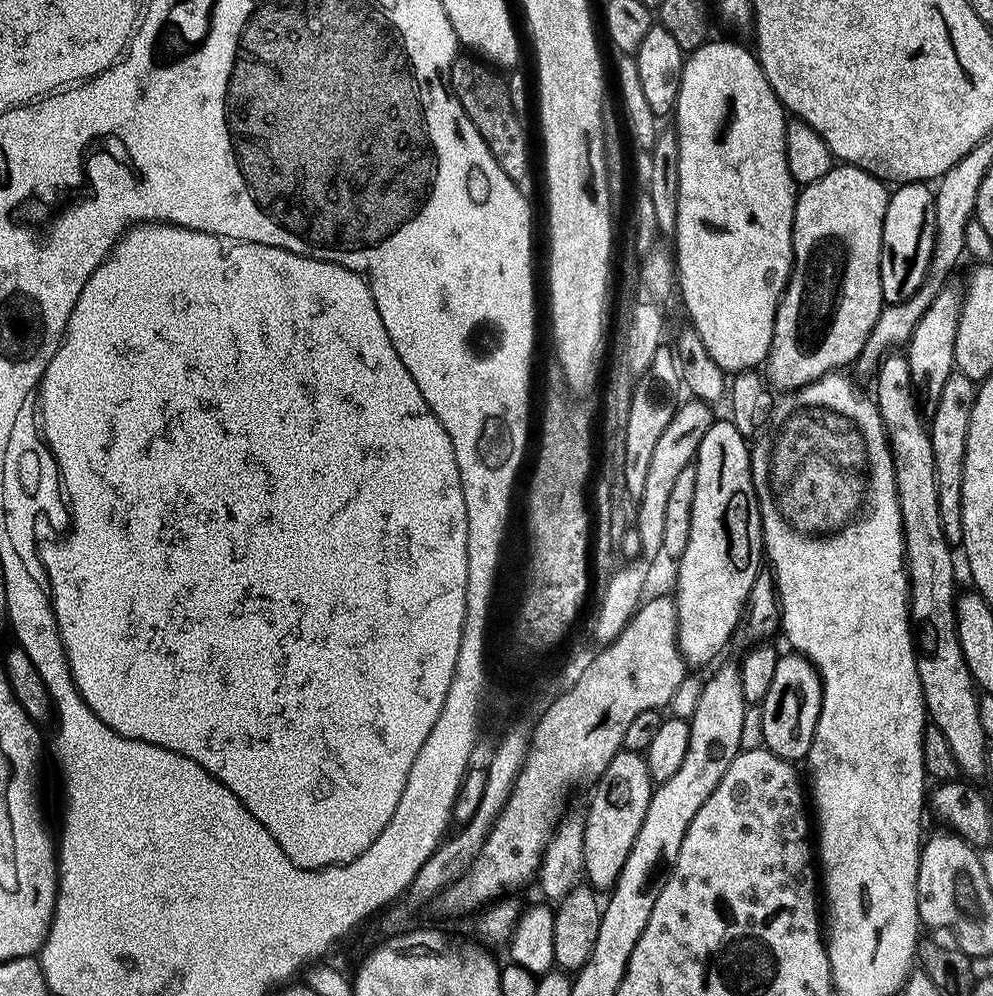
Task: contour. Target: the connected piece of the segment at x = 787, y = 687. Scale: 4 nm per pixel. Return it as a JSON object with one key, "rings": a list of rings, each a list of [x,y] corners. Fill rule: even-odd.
{"rings":[[[799,654],[781,655],[774,666],[774,678],[766,698],[758,705],[760,711],[760,736],[763,747],[789,762],[803,761],[807,757],[818,714],[822,706],[820,677],[815,668]]]}

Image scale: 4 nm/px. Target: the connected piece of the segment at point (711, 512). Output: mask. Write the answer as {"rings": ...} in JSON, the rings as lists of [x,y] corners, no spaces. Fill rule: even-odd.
{"rings":[[[717,419],[715,423],[709,426],[709,429],[702,434],[700,444],[697,446],[694,463],[696,466],[696,489],[694,490],[694,506],[692,507],[692,521],[690,522],[690,542],[686,542],[686,550],[680,556],[676,572],[676,593],[674,599],[676,602],[676,642],[680,646],[680,655],[684,657],[689,665],[708,664],[724,647],[728,644],[728,639],[734,636],[738,625],[746,611],[748,597],[752,595],[752,587],[761,575],[760,564],[762,568],[762,553],[764,551],[764,535],[760,525],[760,504],[756,500],[756,491],[752,481],[752,467],[750,466],[750,444],[746,437],[736,429],[731,419]]]}

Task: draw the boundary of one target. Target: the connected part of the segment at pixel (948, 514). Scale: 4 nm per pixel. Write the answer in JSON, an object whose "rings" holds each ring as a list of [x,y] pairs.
{"rings":[[[954,370],[946,380],[943,396],[931,413],[932,420],[930,416],[934,478],[938,482],[938,518],[942,522],[942,534],[946,534],[946,542],[953,546],[960,546],[964,543],[962,470],[966,458],[966,438],[970,430],[970,414],[972,413],[972,400],[969,398],[975,397],[977,387],[977,381],[966,378],[966,374]]]}

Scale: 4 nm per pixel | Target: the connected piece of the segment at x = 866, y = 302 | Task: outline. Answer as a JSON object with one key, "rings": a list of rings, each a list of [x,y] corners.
{"rings":[[[837,163],[818,182],[810,182],[803,185],[797,191],[796,205],[794,206],[794,218],[792,219],[792,277],[786,280],[786,287],[779,297],[776,306],[776,321],[772,331],[772,345],[768,348],[768,358],[766,361],[766,380],[779,390],[795,390],[822,378],[828,372],[847,369],[847,364],[852,364],[855,360],[859,361],[864,354],[864,347],[874,330],[874,322],[878,322],[880,311],[886,307],[884,295],[882,294],[882,278],[880,277],[880,255],[882,254],[882,226],[886,218],[886,206],[890,195],[889,189],[881,177],[874,176],[872,173],[854,167],[853,164]]]}

